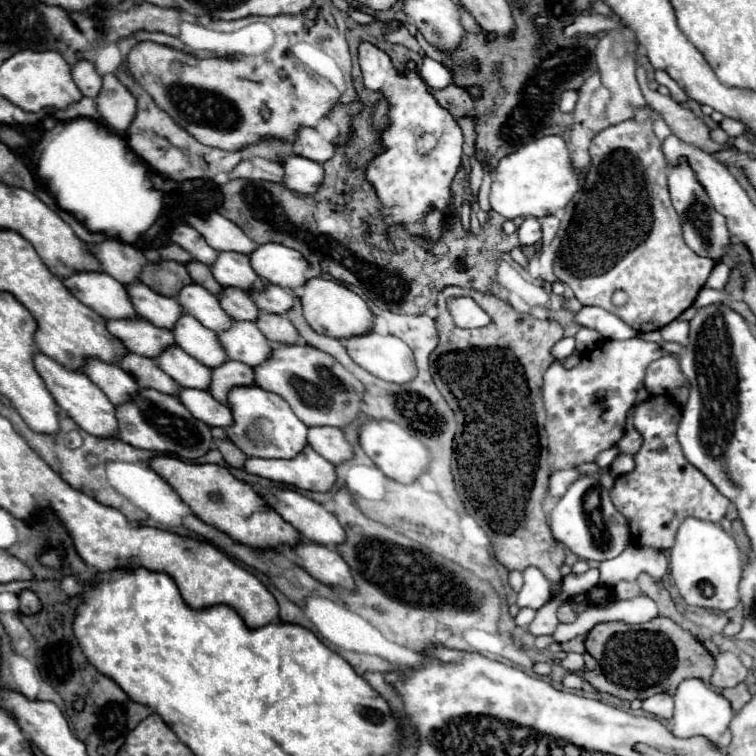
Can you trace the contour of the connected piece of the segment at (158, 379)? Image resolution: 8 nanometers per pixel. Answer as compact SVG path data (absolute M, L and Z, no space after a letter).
M128 353L128 355L120 361L120 367L122 367L126 373L130 373L140 387L156 389L156 391L162 391L162 393L174 395L174 397L178 397L178 391L182 389L170 375L166 375L166 373L156 365L154 359Z

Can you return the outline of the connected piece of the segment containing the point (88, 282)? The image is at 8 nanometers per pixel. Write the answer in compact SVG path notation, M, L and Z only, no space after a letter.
M78 271L68 279L62 279L74 297L78 297L92 311L104 319L136 319L138 313L130 303L128 291L108 273L84 273Z

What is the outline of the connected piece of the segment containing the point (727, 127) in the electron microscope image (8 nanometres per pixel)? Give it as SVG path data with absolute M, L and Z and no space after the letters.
M728 117L720 123L720 127L722 127L728 135L732 135L732 137L738 137L738 135L744 135L744 133L746 133L746 127L744 127L742 123L738 123L738 121L734 121L734 119L728 119Z

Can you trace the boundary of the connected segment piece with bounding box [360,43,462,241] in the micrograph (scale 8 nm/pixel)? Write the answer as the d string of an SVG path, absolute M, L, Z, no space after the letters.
M362 43L360 45L360 67L364 73L364 83L368 89L380 91L388 99L390 107L390 127L382 133L382 145L384 153L378 155L370 165L368 165L368 181L374 185L382 207L386 215L386 223L400 223L404 225L412 235L420 235L428 241L436 241L442 235L442 227L448 223L448 213L450 213L450 183L460 167L462 159L462 131L454 117L442 109L436 99L430 95L426 83L420 79L416 73L414 65L410 63L406 71L398 71L392 63L390 57L374 47L372 43Z

